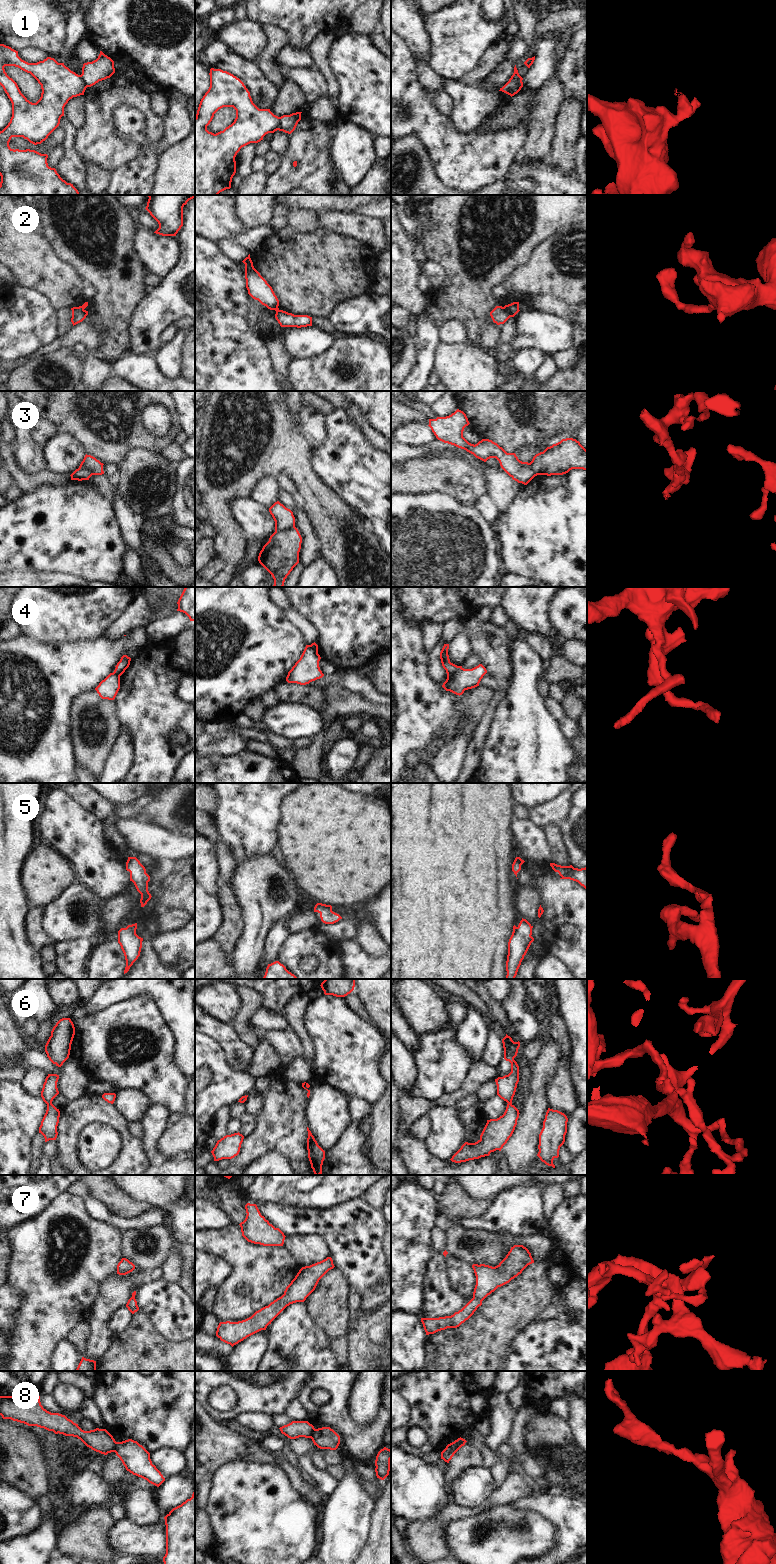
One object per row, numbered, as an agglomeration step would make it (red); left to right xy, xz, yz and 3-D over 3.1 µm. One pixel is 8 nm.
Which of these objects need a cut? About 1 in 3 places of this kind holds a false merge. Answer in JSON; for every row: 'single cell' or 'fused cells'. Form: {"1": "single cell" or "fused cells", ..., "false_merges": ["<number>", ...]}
{"1": "fused cells", "2": "fused cells", "3": "fused cells", "4": "fused cells", "5": "single cell", "6": "single cell", "7": "single cell", "8": "fused cells", "false_merges": ["1", "2", "3", "4", "8"]}

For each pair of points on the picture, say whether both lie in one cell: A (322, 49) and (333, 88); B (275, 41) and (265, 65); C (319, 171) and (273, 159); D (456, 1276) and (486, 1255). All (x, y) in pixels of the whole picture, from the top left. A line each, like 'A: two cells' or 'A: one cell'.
A: one cell
B: one cell
C: two cells
D: two cells

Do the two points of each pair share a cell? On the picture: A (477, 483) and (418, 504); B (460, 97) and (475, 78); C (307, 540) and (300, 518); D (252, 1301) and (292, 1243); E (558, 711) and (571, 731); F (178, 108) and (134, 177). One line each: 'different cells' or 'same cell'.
A: different cells
B: different cells
C: same cell
D: different cells
E: same cell
F: same cell

